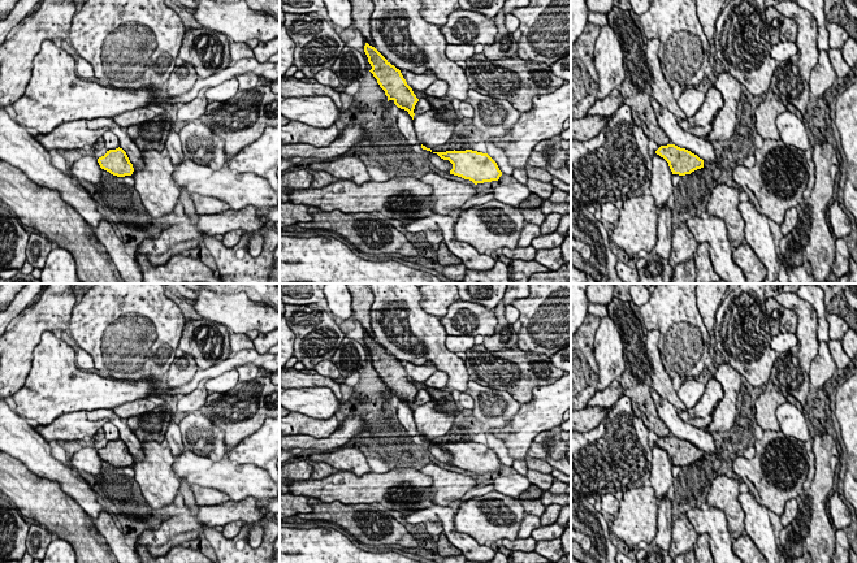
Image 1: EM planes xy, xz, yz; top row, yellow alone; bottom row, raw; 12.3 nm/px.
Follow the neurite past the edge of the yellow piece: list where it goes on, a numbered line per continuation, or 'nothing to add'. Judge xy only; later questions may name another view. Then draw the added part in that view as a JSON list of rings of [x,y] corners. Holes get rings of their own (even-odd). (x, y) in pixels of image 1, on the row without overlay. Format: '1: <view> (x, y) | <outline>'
nothing to add

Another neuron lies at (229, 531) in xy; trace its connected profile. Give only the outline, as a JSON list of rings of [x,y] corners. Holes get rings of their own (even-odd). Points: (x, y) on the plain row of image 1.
[[[233,521],[228,523],[226,525],[222,527],[222,534],[225,538],[234,538],[242,529],[243,523],[242,521]]]

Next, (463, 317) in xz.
[[[458,300],[447,308],[447,313],[440,317],[447,335],[492,335],[498,320],[493,311],[484,306]]]

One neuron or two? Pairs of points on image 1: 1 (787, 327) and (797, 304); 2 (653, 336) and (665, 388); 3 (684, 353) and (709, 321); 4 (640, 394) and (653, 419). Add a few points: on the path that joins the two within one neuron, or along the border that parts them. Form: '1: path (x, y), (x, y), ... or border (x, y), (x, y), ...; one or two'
1: border (786, 307), (791, 308), (796, 315), (795, 333); two
2: path (653, 349), (659, 375); one
3: border (695, 297), (697, 311), (708, 329); two
4: path (641, 401), (646, 412); one

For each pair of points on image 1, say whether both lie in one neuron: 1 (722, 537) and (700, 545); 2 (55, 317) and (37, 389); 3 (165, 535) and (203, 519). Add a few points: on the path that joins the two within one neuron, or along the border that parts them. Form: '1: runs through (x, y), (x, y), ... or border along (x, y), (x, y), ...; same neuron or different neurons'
1: border along (698, 533), (709, 536), (710, 549); different neurons
2: border along (53, 332), (42, 334), (33, 356); different neurons
3: runs through (174, 531), (194, 524); same neuron

